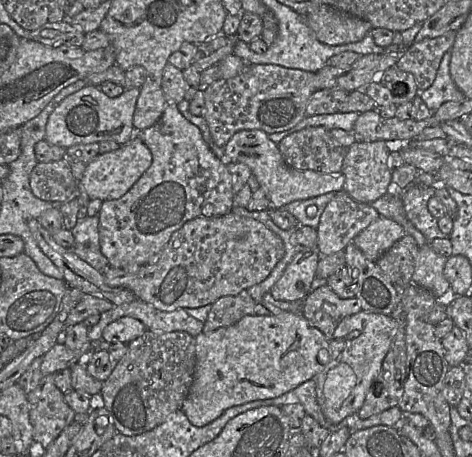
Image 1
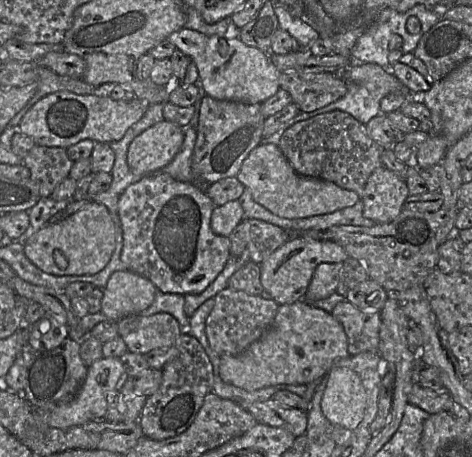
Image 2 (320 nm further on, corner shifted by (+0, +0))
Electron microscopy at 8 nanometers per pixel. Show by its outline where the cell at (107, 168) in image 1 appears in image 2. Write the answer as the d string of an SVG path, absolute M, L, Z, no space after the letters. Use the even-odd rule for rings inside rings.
M164 120L130 143L127 163L134 174L148 175L163 169L179 153L184 141L184 128Z

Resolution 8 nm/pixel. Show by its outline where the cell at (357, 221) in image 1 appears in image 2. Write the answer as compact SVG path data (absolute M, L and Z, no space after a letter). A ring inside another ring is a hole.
M343 262L319 264L314 271L307 293L305 294L304 299L306 299L306 302L313 303L334 294L342 267Z

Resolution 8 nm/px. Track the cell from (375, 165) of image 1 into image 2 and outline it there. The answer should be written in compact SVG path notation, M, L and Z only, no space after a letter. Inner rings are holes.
M382 165L370 175L365 185L361 197L363 216L376 223L389 223L406 206L409 196L405 180Z

